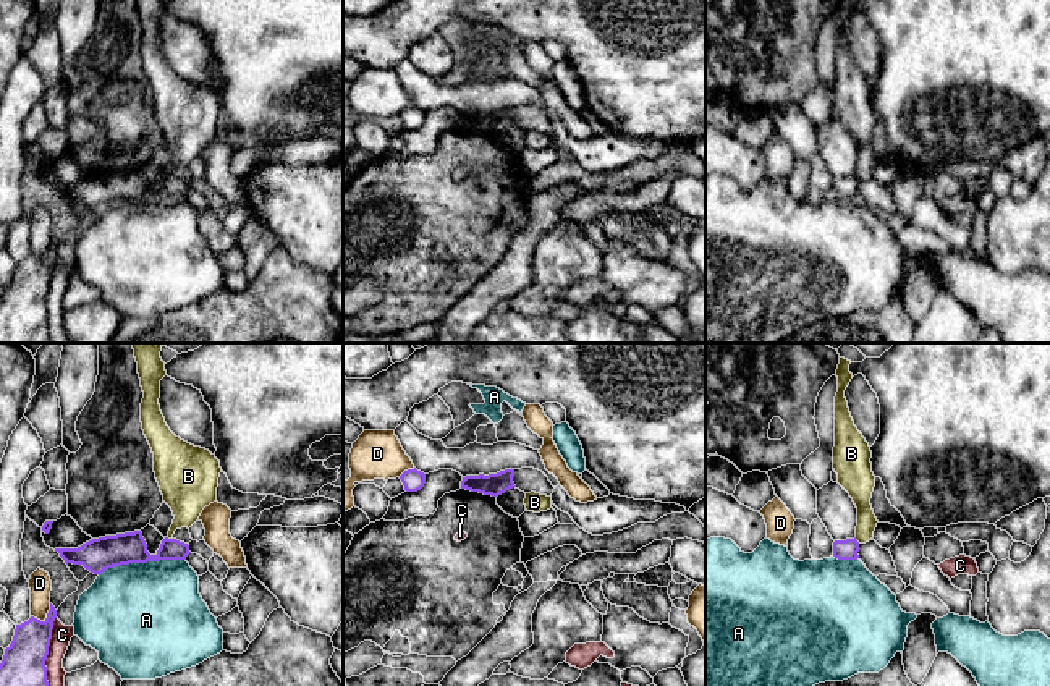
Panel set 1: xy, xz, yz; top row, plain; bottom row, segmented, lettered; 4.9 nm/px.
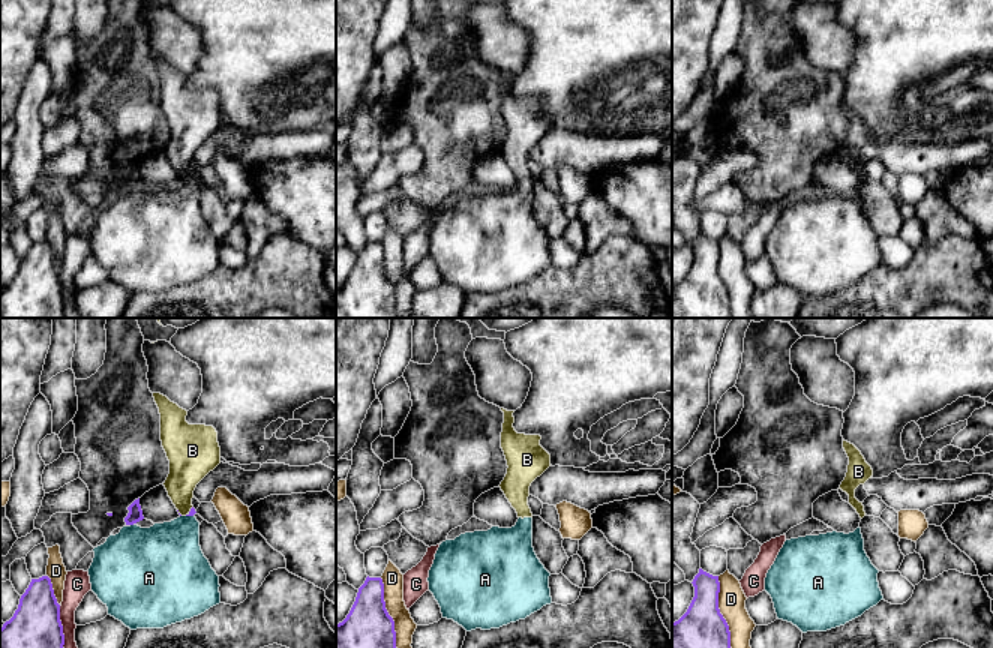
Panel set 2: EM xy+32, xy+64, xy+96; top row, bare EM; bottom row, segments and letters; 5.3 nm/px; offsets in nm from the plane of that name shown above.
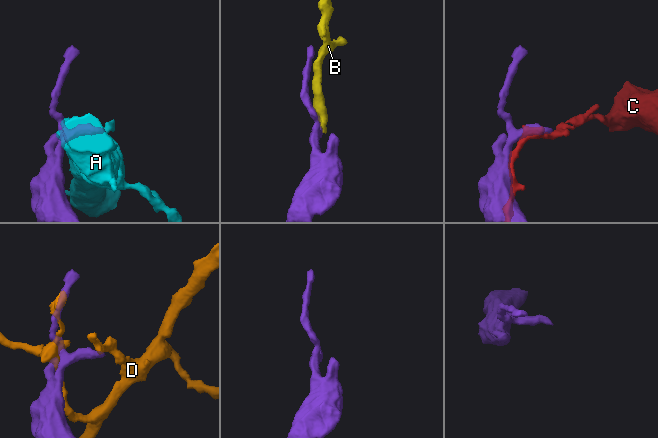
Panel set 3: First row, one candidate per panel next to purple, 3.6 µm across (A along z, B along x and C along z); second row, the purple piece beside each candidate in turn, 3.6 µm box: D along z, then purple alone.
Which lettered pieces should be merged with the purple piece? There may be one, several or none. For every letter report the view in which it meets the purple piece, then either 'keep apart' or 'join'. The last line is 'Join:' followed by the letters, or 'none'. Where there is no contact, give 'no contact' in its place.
A: xy | keep apart
B: yz | keep apart
C: xy | keep apart
D: xy | keep apart
Join: none

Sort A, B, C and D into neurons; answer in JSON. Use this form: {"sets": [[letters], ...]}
{"sets": [["A", "B"], ["C"], ["D"]]}

